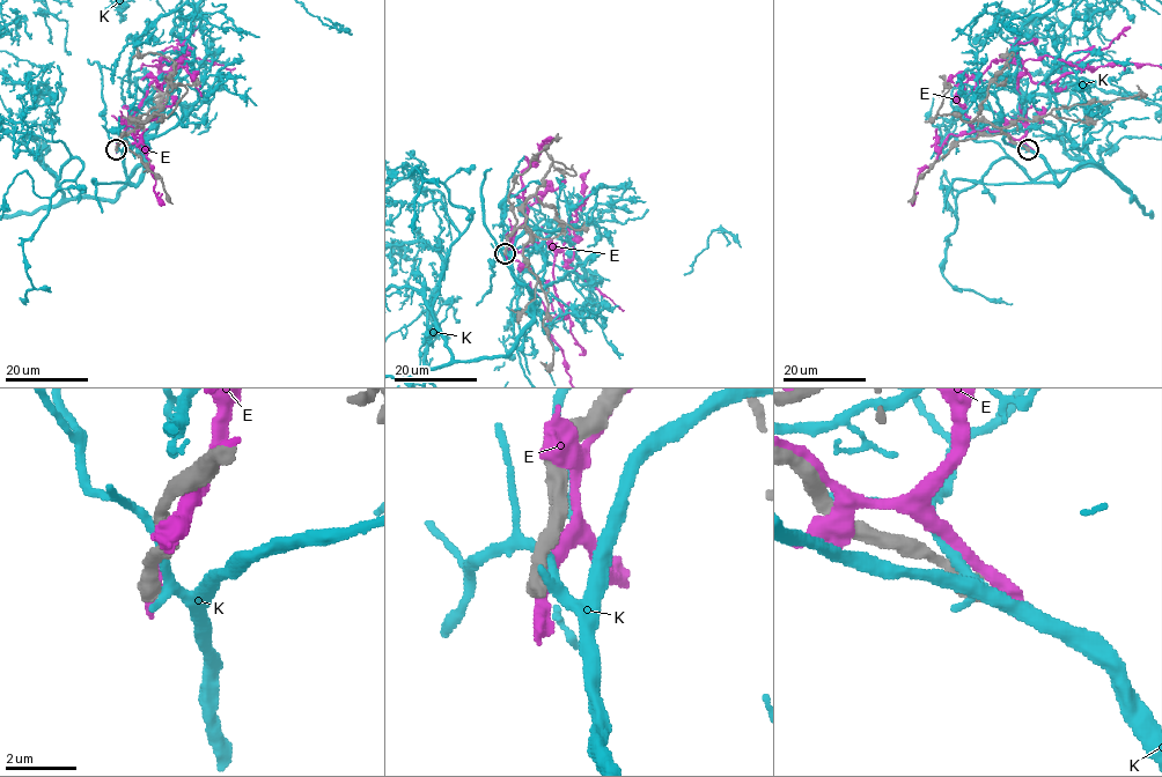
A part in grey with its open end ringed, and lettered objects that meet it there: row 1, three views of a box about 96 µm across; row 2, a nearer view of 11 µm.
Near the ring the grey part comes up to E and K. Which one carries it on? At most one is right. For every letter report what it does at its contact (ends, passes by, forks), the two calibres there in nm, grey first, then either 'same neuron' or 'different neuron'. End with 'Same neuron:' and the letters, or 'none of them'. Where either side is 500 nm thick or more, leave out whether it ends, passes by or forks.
E: 550/320 nm | different neuron
K: 600/320 nm | different neuron
Same neuron: none of them

